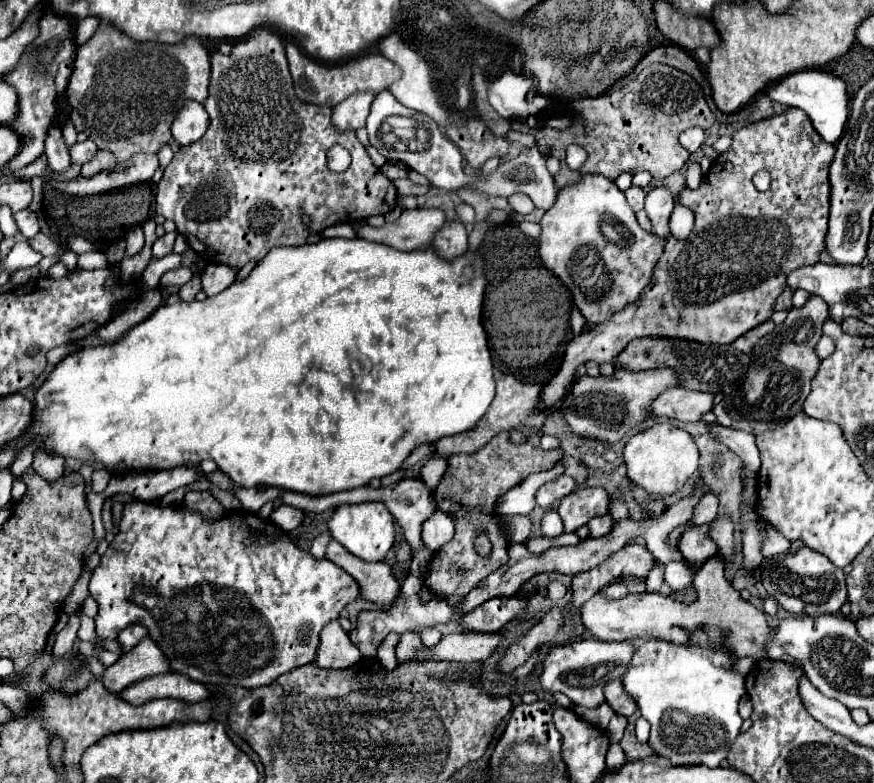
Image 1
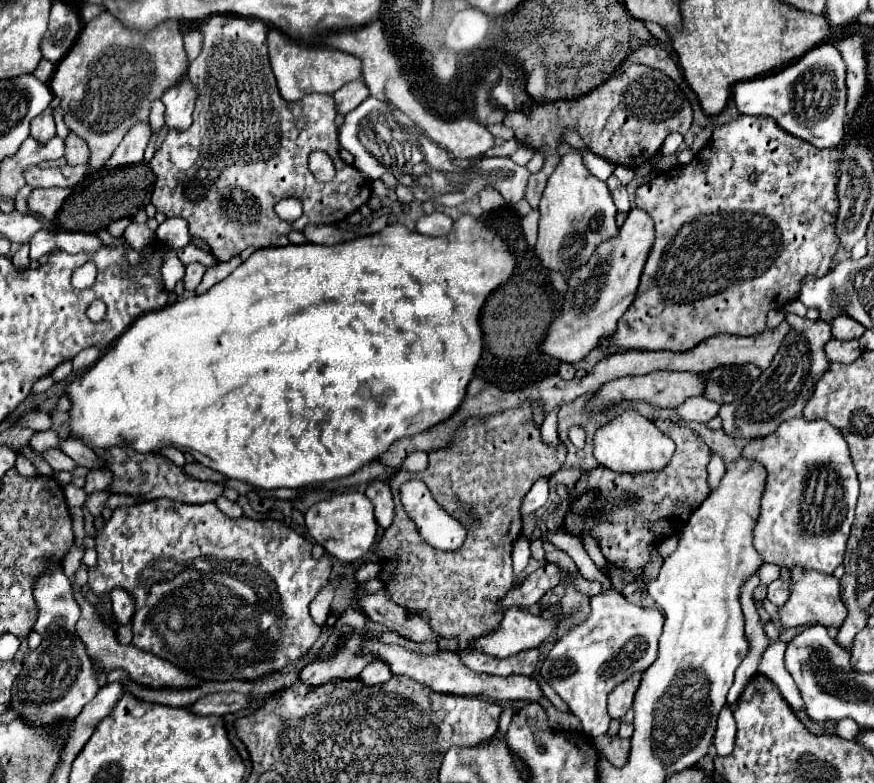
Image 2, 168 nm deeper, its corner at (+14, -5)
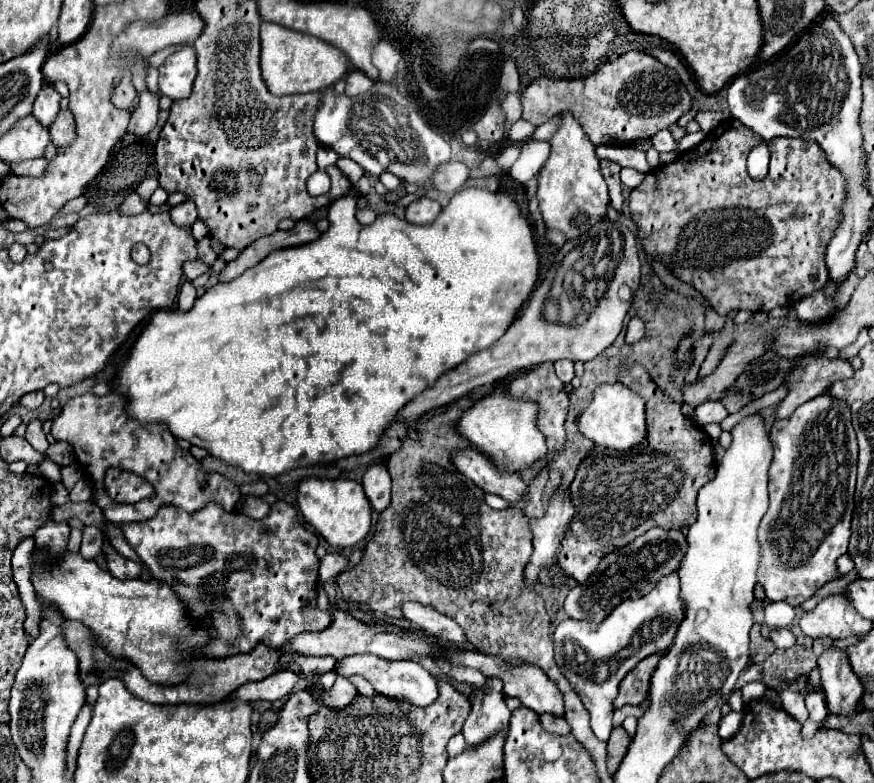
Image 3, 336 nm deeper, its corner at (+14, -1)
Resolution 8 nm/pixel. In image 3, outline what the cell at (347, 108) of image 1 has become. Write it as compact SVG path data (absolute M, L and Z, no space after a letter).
M352 71L348 77L346 77L346 95L350 97L356 97L356 95L362 95L366 93L370 87L374 85L372 79L368 79L362 71Z

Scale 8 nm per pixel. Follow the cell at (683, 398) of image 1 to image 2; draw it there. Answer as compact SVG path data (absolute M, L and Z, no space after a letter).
M690 397L684 405L678 407L678 415L682 419L698 421L698 423L708 423L712 417L718 415L718 411L720 411L720 405L706 397Z

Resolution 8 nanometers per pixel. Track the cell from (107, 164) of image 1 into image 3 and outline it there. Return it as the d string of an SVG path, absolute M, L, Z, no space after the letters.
M68 109L60 111L56 121L52 123L50 127L50 135L52 135L52 143L56 147L68 147L74 139L76 139L76 123L74 123L74 117Z

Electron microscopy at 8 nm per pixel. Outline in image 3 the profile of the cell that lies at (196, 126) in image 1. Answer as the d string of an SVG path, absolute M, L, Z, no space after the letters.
M192 45L182 47L170 55L160 67L160 93L172 101L190 97L196 79L196 51Z

